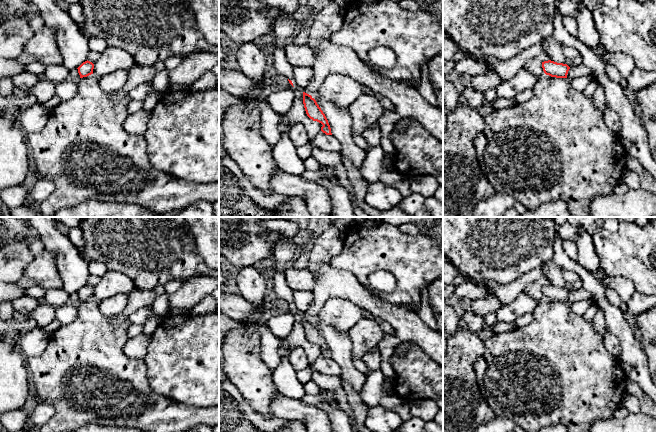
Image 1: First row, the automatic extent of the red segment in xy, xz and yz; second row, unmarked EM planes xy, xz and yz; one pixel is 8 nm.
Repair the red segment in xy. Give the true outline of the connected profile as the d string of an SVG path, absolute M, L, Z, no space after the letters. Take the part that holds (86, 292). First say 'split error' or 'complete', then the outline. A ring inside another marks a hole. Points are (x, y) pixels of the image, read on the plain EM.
complete; M90 285L83 286L78 292L80 302L87 301L93 298L94 288Z

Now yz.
complete; M551 284L542 286L542 292L546 299L556 302L567 302L570 293L567 288L557 287Z

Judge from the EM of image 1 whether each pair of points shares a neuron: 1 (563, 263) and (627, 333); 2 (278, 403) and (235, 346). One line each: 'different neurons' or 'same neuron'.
1: same neuron
2: different neurons

